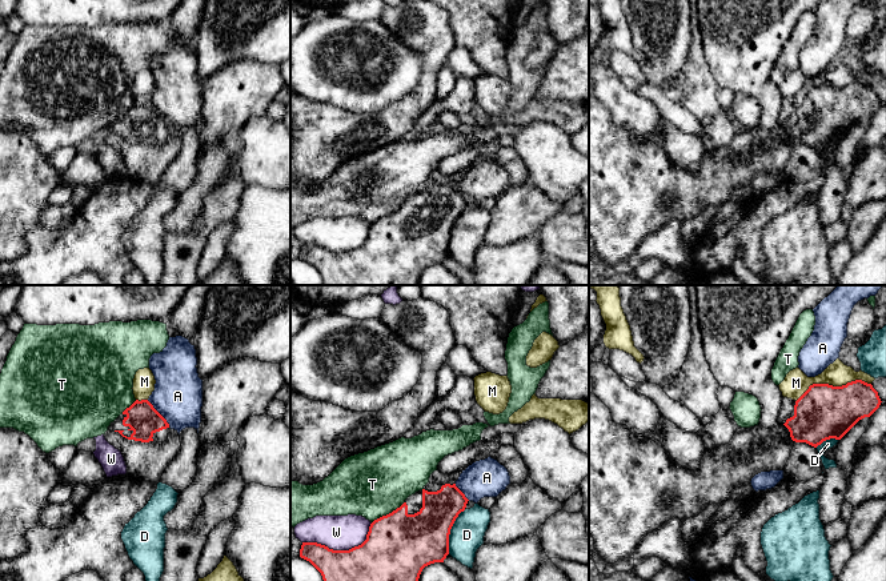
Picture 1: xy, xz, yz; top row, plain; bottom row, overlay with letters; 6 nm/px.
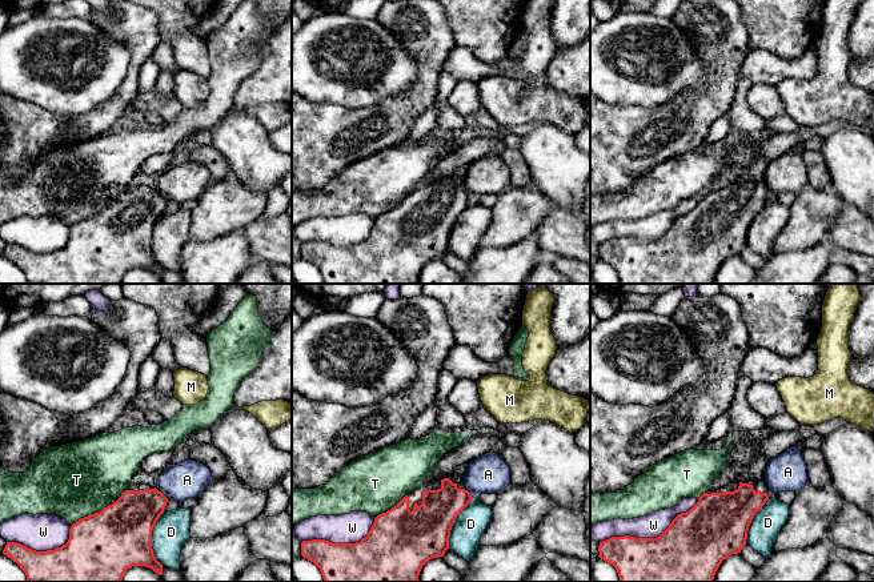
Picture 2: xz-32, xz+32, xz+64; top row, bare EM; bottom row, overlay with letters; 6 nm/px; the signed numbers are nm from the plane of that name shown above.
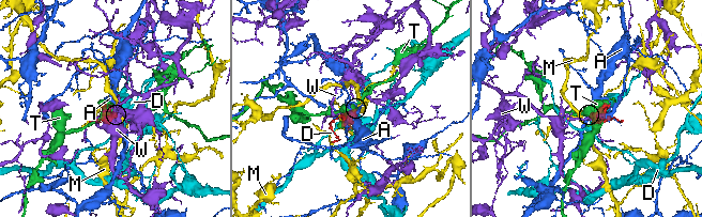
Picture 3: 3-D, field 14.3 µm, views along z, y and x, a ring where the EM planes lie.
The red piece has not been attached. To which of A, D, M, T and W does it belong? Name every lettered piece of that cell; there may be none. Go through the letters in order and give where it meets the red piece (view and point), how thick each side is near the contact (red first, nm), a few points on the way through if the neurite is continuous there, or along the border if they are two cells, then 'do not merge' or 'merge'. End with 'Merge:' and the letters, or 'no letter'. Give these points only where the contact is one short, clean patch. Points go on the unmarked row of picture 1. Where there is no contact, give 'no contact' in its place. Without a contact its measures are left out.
A: xy (159, 115) | 190/300 nm | do not merge
D: xz (449, 232) | 340/200 nm | do not merge
M: yz (832, 87) | 320/150 nm | do not merge
T: xz (389, 215) | 400/400 nm | do not merge
W: xz (341, 252) | 460/200 nm | do not merge
Merge: no letter

